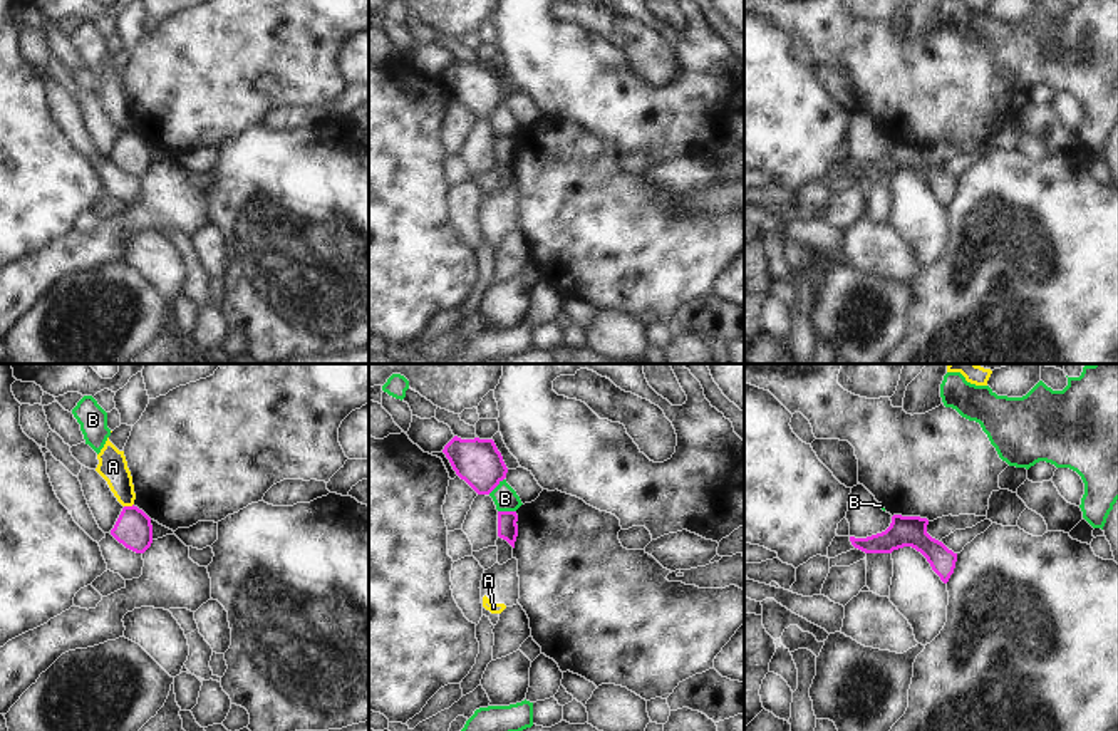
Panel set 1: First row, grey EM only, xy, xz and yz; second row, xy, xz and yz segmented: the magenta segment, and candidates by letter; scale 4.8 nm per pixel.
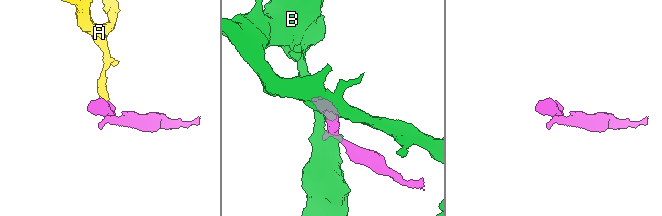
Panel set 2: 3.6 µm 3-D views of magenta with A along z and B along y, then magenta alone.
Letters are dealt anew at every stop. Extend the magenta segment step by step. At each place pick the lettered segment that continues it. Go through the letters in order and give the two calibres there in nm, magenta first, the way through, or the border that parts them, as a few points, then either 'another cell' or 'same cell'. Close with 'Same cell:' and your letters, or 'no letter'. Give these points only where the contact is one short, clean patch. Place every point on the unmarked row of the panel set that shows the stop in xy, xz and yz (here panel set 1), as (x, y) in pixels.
A: 180/140 nm | along xy (133, 128), (124, 131) | another cell
B: 100/120 nm | along xz (498, 134), (515, 136) | another cell
Same cell: no letter

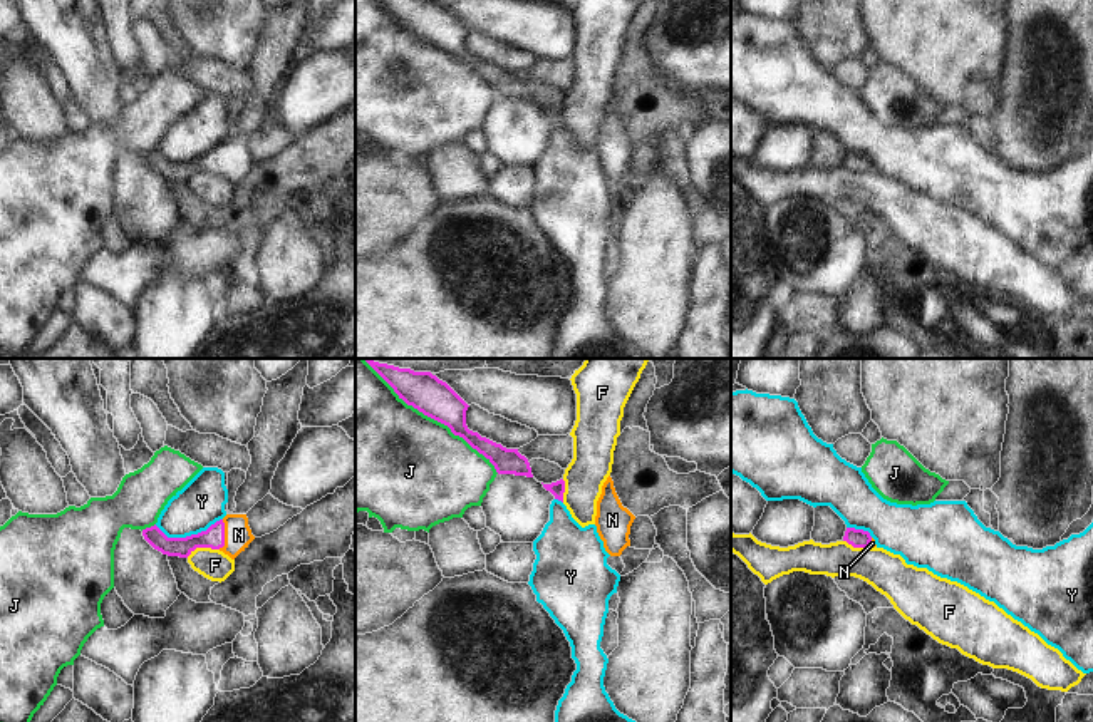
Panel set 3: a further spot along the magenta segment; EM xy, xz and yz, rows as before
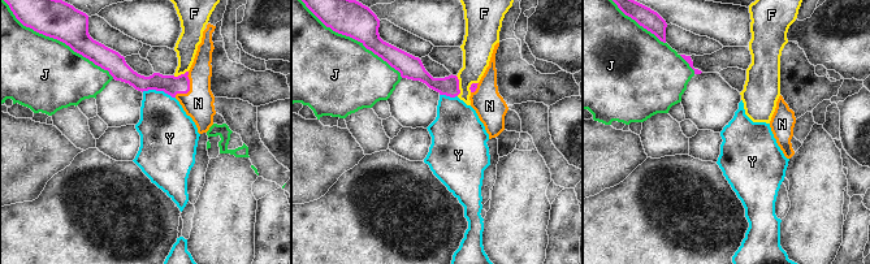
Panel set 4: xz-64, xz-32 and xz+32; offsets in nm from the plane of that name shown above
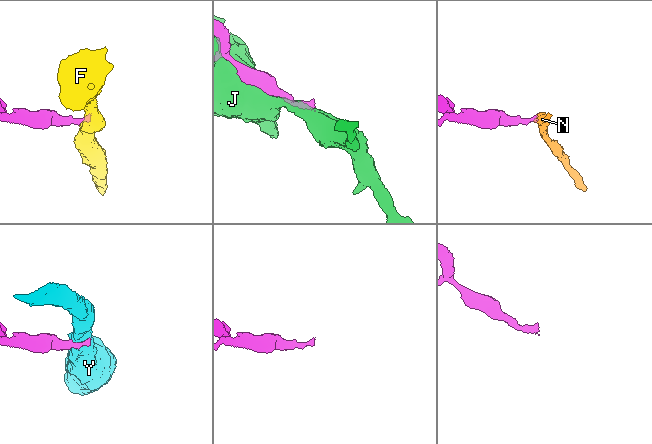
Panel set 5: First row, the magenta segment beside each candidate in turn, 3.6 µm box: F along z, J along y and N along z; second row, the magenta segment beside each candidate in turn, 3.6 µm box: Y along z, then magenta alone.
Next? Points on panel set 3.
F: 100/150 nm | along xy (218, 173), (195, 173), (186, 181) | another cell
J: 180/480 nm | another cell
N: 100/130 nm | across xy (213, 161), (223, 159), (238, 159) | same cell
Y: 100/220 nm | along xy (222, 143), (205, 154), (185, 161), (166, 161), (155, 149) | another cell
Same cell: N

